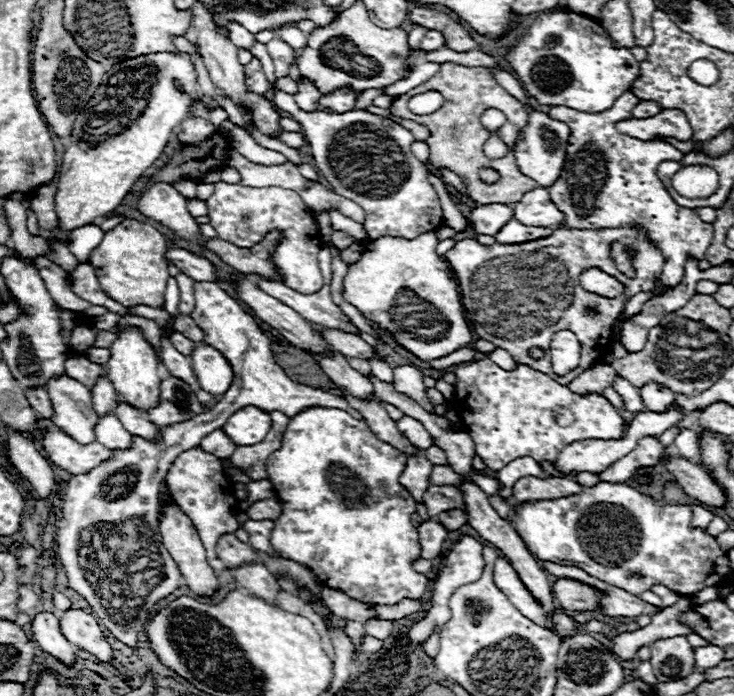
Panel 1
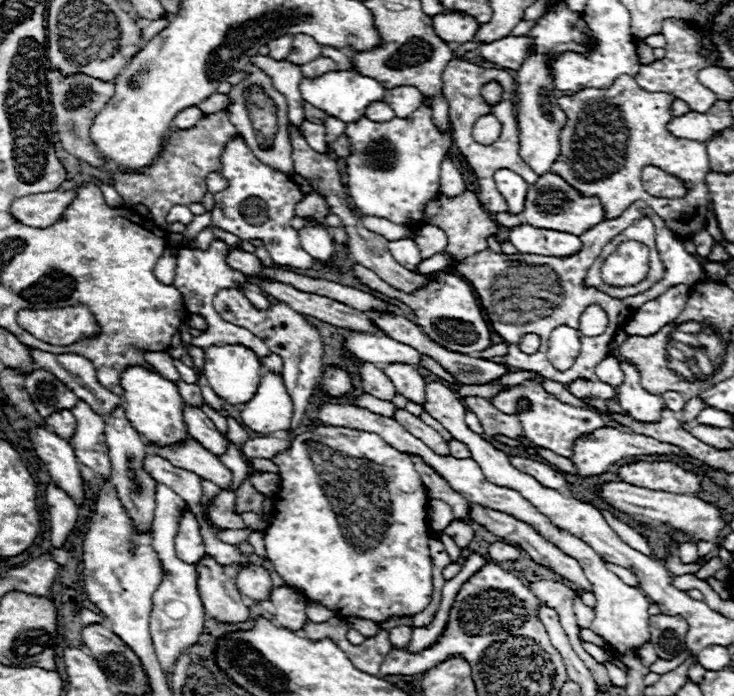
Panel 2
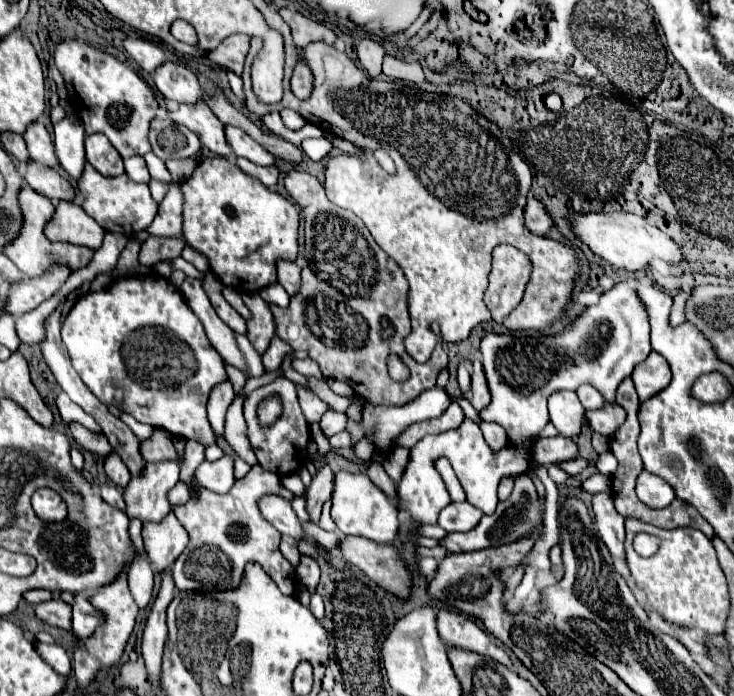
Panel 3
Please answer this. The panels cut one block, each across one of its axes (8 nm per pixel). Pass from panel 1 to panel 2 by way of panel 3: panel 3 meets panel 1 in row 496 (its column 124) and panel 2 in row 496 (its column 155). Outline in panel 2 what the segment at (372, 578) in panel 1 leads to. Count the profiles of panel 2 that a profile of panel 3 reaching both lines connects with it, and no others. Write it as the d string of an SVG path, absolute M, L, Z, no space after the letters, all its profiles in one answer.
M318 426L292 438L290 448L286 452L276 454L272 462L278 466L280 488L276 494L278 498L274 498L274 510L276 510L274 522L264 530L264 546L266 546L268 560L272 562L274 570L284 578L286 584L296 586L298 590L302 590L302 594L306 594L308 598L316 602L322 602L324 606L328 606L340 616L362 616L374 622L380 622L388 616L414 616L428 606L430 594L432 594L432 560L428 554L430 526L426 522L428 494L410 456L392 448L380 436L374 436L372 432L350 430L350 428L340 428L340 426Z

